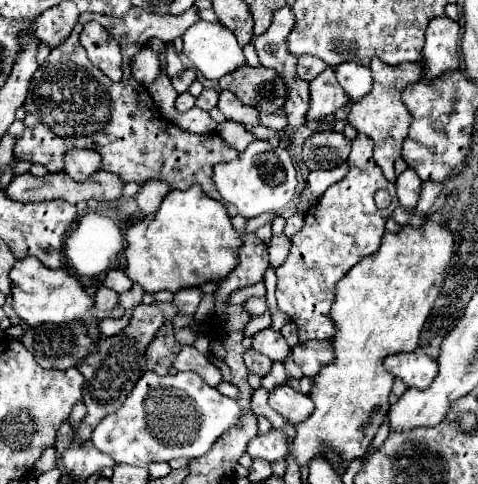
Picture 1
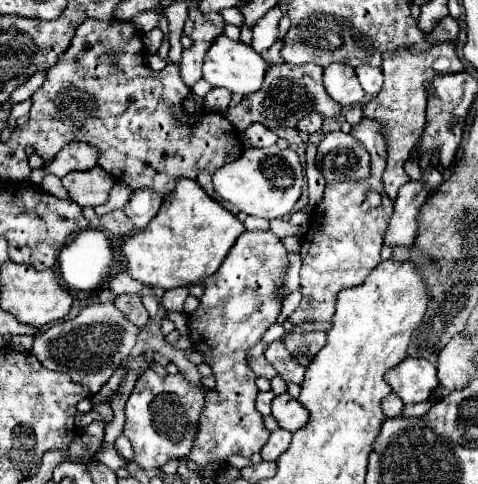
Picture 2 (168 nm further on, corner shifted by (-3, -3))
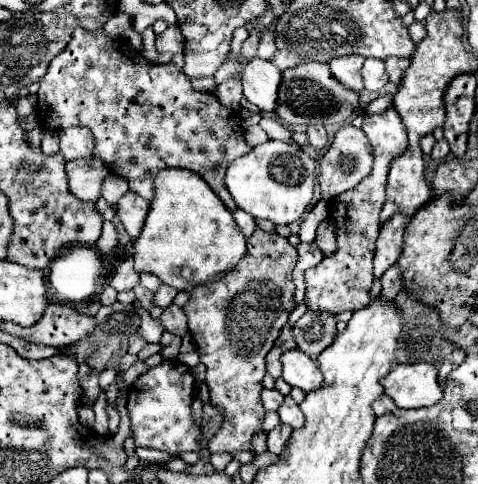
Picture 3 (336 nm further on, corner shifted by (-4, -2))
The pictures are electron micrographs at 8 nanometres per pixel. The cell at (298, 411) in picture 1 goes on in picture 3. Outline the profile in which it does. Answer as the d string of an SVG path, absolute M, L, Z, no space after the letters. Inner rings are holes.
M286 396L284 406L278 410L278 414L280 414L282 424L286 424L286 426L290 426L294 430L300 428L300 426L304 426L304 414L302 414L300 406L292 400L292 396Z

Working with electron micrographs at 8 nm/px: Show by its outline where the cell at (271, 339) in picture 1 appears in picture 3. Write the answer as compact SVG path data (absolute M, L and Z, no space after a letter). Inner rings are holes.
M290 350L280 360L284 366L282 378L290 386L302 388L304 392L312 392L312 390L318 390L322 386L324 378L322 378L322 372L318 368L318 362L310 360L300 350Z

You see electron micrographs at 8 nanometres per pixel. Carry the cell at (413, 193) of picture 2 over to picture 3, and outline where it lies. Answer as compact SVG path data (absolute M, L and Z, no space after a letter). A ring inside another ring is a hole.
M398 214L388 222L388 230L380 230L380 236L376 240L376 252L374 252L374 278L380 278L392 264L398 260L398 252L402 250L402 238L408 218L404 214Z

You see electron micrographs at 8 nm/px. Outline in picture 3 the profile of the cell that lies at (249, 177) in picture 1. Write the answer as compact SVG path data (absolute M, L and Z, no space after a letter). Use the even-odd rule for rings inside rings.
M270 140L256 146L250 154L236 158L226 172L226 188L236 200L238 208L246 210L254 218L272 220L274 224L292 224L300 220L314 194L314 160L286 142Z

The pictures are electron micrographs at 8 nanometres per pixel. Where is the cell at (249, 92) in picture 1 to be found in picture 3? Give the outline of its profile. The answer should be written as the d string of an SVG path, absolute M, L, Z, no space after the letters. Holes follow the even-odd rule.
M308 62L304 66L290 68L282 74L278 118L286 126L310 126L310 124L342 124L362 112L360 94L342 86L322 62Z

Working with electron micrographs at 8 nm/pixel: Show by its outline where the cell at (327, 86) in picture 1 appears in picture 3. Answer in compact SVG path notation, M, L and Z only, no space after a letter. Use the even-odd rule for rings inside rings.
M348 54L348 56L340 56L334 58L332 62L328 62L332 74L350 90L362 92L364 84L362 84L362 76L360 76L360 68L364 64L364 58L360 54Z

